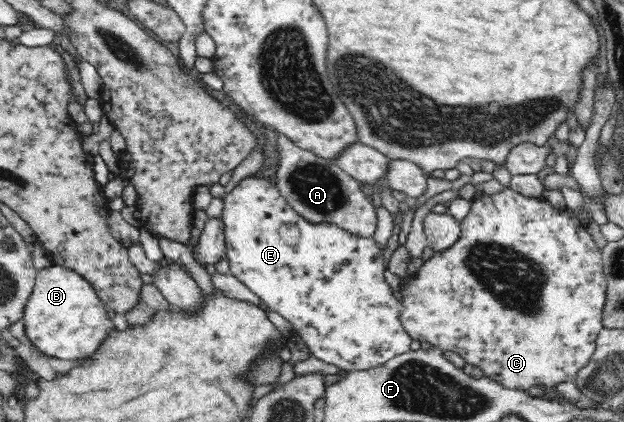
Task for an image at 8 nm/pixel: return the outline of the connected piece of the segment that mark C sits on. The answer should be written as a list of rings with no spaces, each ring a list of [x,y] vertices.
[[[505,188],[502,193],[482,199],[475,197],[474,203],[467,216],[461,221],[460,239],[452,247],[444,251],[436,251],[432,258],[420,266],[414,277],[406,278],[402,293],[403,309],[401,322],[404,330],[408,331],[412,340],[418,340],[423,345],[439,345],[444,351],[457,353],[466,364],[480,366],[488,378],[503,383],[509,388],[530,389],[532,386],[546,386],[554,388],[563,381],[575,379],[580,371],[592,358],[596,351],[596,339],[602,326],[602,311],[607,297],[607,280],[603,272],[601,250],[593,237],[588,233],[586,223],[578,219],[571,212],[554,209],[552,205],[544,205],[536,199],[514,192],[512,188]]]

